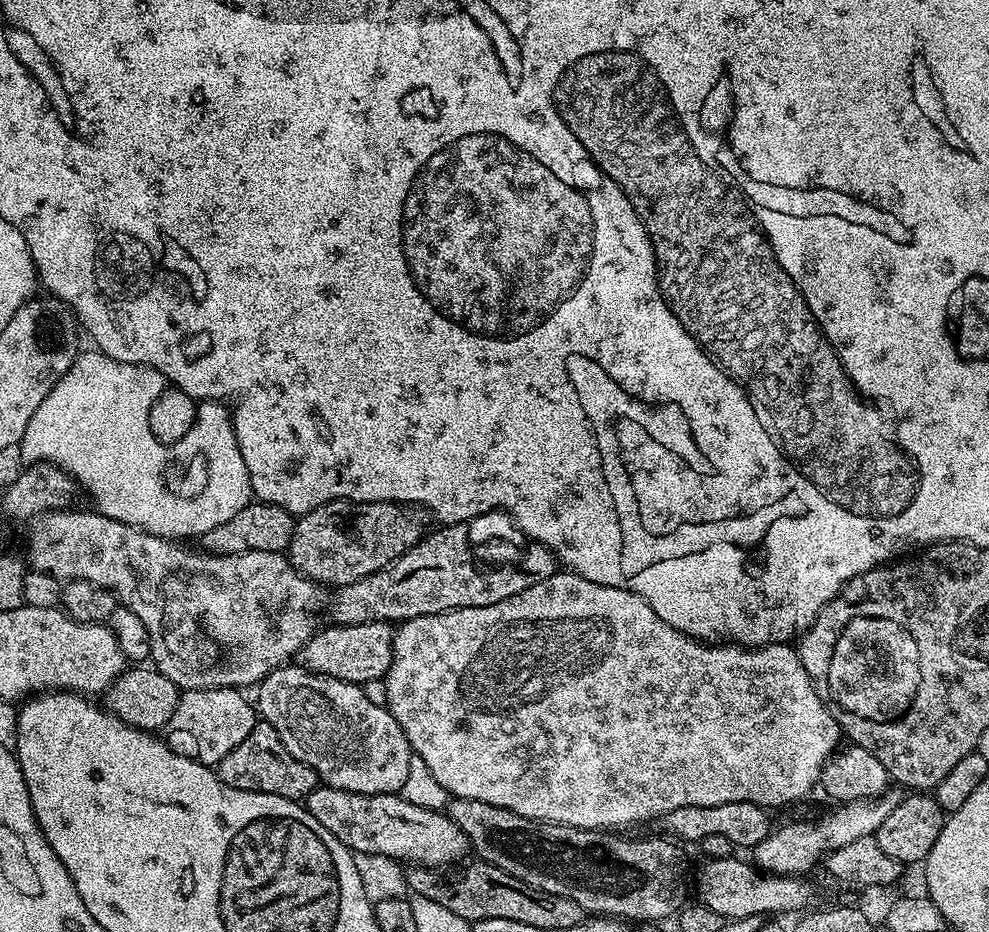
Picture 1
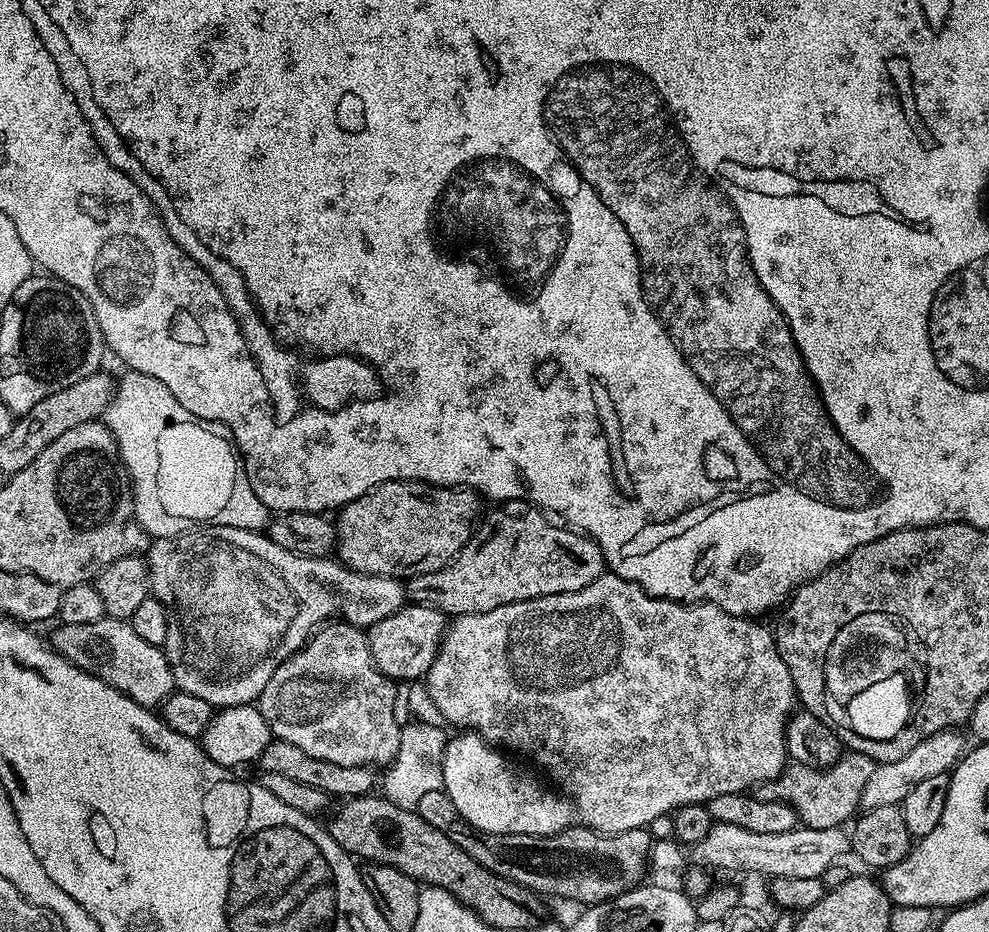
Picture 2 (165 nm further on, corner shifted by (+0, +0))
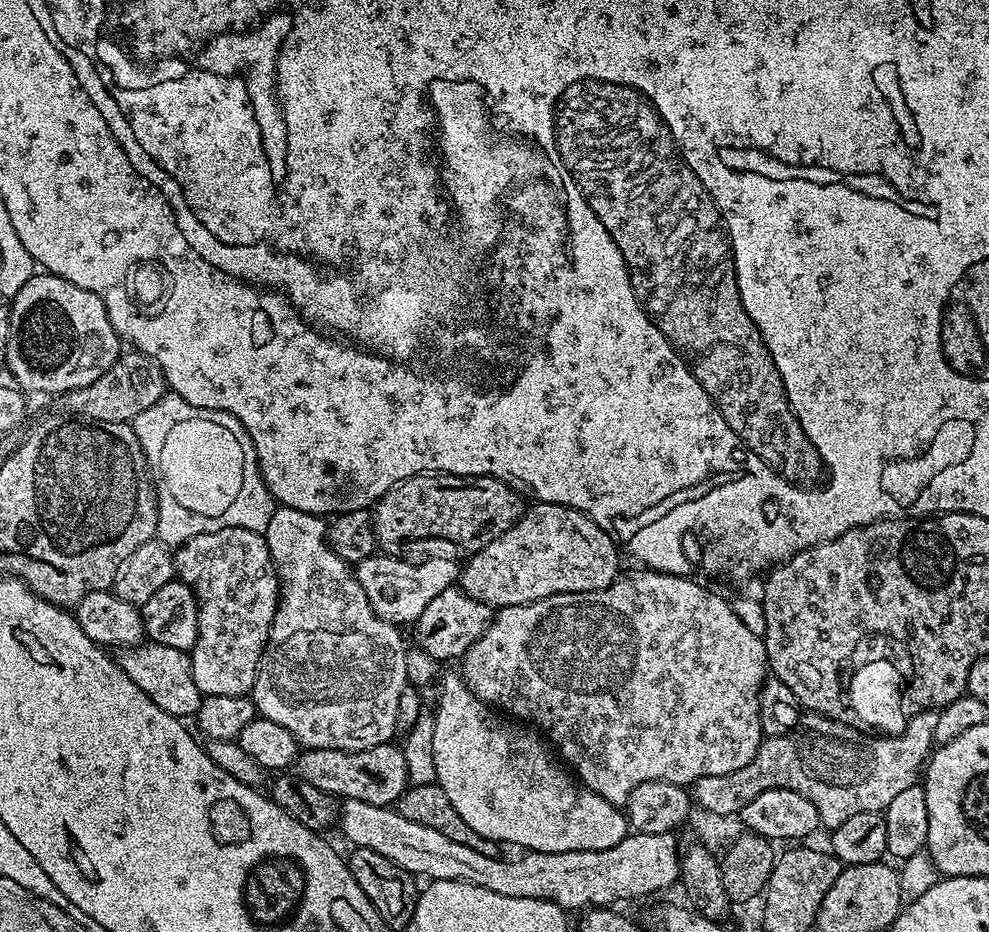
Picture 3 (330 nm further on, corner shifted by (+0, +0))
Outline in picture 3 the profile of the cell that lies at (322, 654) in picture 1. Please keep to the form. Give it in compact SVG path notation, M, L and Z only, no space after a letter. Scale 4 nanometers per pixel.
M459 587L447 588L442 590L442 594L438 594L438 598L434 598L434 602L430 602L430 606L426 606L426 610L422 610L422 614L416 619L415 643L431 660L459 661L492 625L493 615L494 610L488 604L470 598L465 592L461 592Z

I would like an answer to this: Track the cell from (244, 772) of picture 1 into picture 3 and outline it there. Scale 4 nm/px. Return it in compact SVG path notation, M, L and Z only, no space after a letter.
M396 742L370 746L370 750L361 752L304 748L294 761L294 772L301 780L310 786L318 786L318 790L328 796L341 801L370 802L383 808L395 805L400 795L410 787L404 750Z

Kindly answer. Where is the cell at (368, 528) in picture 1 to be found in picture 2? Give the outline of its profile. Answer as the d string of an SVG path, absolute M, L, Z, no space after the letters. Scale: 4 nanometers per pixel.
M391 480L376 484L368 492L362 492L335 517L335 555L350 570L375 576L411 578L442 570L457 556L474 535L476 515L480 512L481 497L467 486L442 488L438 484L423 484L420 480Z

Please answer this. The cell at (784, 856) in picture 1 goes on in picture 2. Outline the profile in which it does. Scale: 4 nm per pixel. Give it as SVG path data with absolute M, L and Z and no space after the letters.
M947 728L938 734L930 734L925 740L918 742L918 746L914 746L914 750L910 750L910 754L906 754L906 758L876 764L870 774L870 782L866 782L866 790L862 790L860 808L867 810L891 804L901 805L904 803L906 794L910 794L910 790L914 790L914 786L918 786L918 782L922 782L926 778L934 778L943 772L951 773L966 751L964 736L960 732L963 731Z

